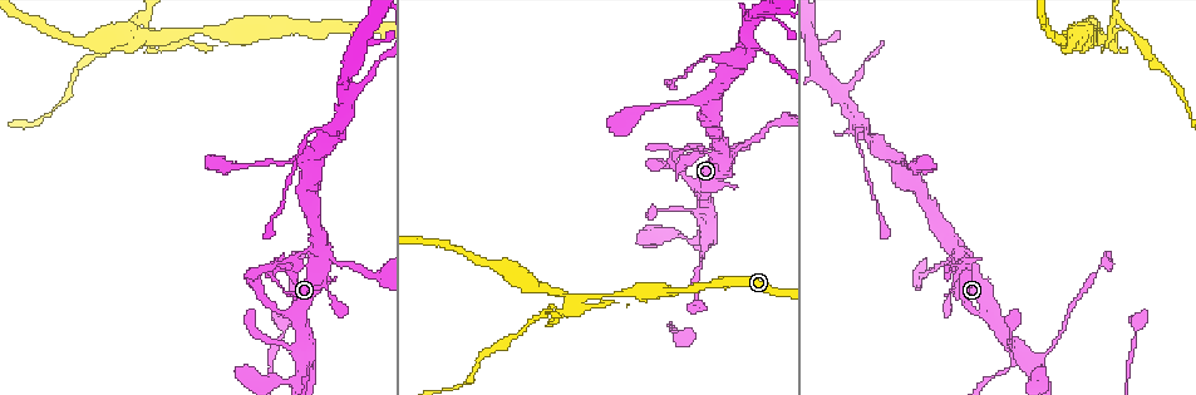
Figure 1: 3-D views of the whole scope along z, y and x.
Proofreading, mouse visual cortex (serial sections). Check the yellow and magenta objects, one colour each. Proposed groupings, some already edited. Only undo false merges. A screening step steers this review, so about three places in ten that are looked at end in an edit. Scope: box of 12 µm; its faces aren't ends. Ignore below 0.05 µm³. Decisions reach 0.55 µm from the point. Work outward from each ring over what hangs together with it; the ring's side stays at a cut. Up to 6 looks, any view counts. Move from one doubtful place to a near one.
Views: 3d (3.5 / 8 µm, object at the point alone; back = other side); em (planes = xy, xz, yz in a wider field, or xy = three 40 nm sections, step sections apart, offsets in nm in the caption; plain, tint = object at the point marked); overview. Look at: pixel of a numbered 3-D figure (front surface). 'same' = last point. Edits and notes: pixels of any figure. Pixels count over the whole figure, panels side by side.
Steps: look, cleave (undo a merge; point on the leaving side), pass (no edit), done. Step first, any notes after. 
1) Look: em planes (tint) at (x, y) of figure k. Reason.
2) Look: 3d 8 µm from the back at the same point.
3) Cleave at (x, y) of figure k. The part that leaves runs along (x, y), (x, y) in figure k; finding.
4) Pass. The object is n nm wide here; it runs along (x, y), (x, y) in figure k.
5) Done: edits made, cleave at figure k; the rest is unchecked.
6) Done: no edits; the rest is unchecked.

Look: 3d 3.5 µm at (724, 156) of figure 1. Four-way junction.

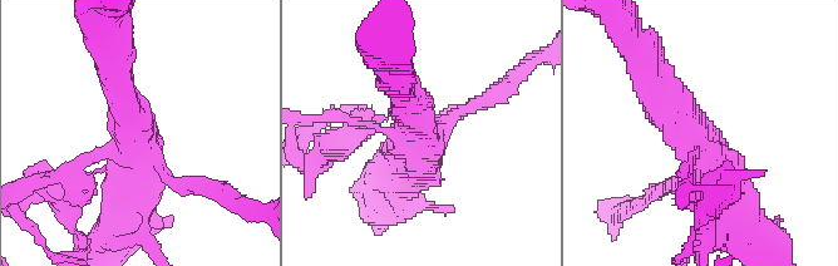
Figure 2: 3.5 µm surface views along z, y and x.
Look: em planes (tint) at (416, 133) of figure 2. 4 arms meet here; the arms are 100, 200, 400, 500 nm wide; shape alone is not enough.

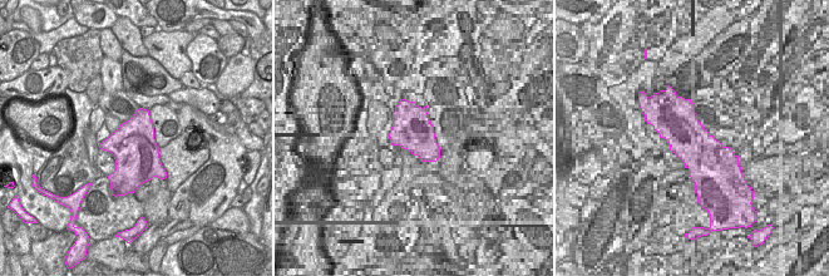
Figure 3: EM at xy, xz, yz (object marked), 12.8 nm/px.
Pass. All the same cell.

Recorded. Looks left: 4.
Look: 3d 3.5 µm at (737, 62) of figure 1. Branch point.

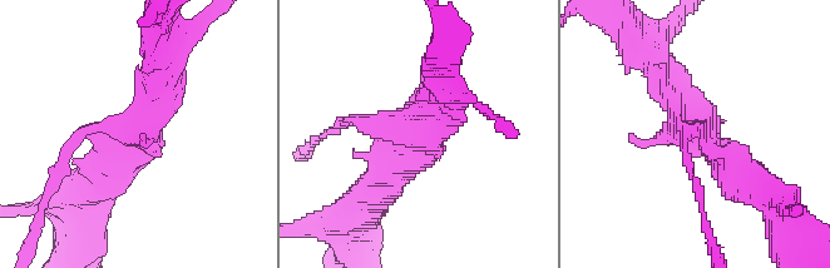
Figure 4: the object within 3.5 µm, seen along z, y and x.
Look: em xy step 3 (tint) at (139, 129) of figure 4. Need the tissue.

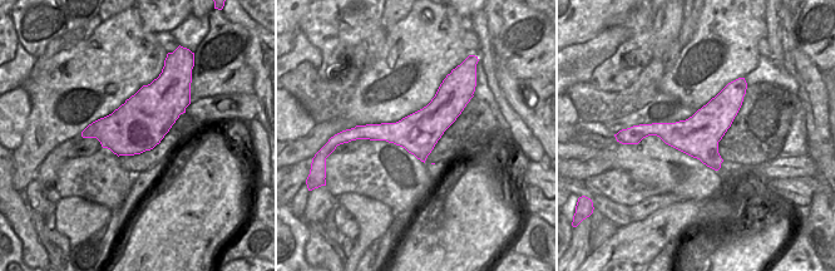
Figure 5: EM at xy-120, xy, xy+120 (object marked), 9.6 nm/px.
Pass. It runs along (751, 179), (731, 168), (655, 64) in figure 4; all the same cell.

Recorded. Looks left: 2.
Look: 3d 8 µm at (777, 20) of figure 1. Sharp bend.

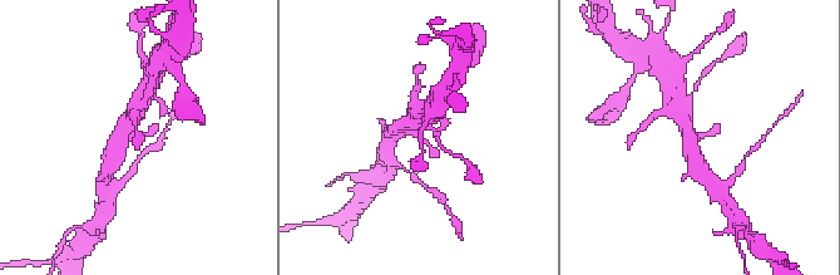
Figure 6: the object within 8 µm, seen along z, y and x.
Look: em planes (tint) at (416, 132) of figure 6. 3 arms meet here; the arms are 200, 400, 400 nm wide; shape alone is not enough.

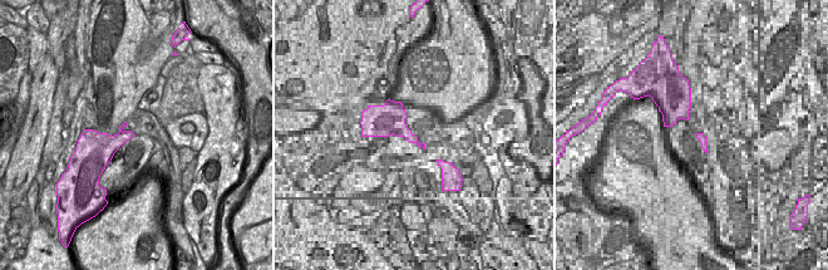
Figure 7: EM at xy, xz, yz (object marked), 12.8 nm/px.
Pass. The object is 180 nm wide here; it runs along (114, 150), (120, 132), (146, 134), (158, 123) in figure 6; one cell here.

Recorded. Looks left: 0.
Done: no edits; the rest is unchecked.

